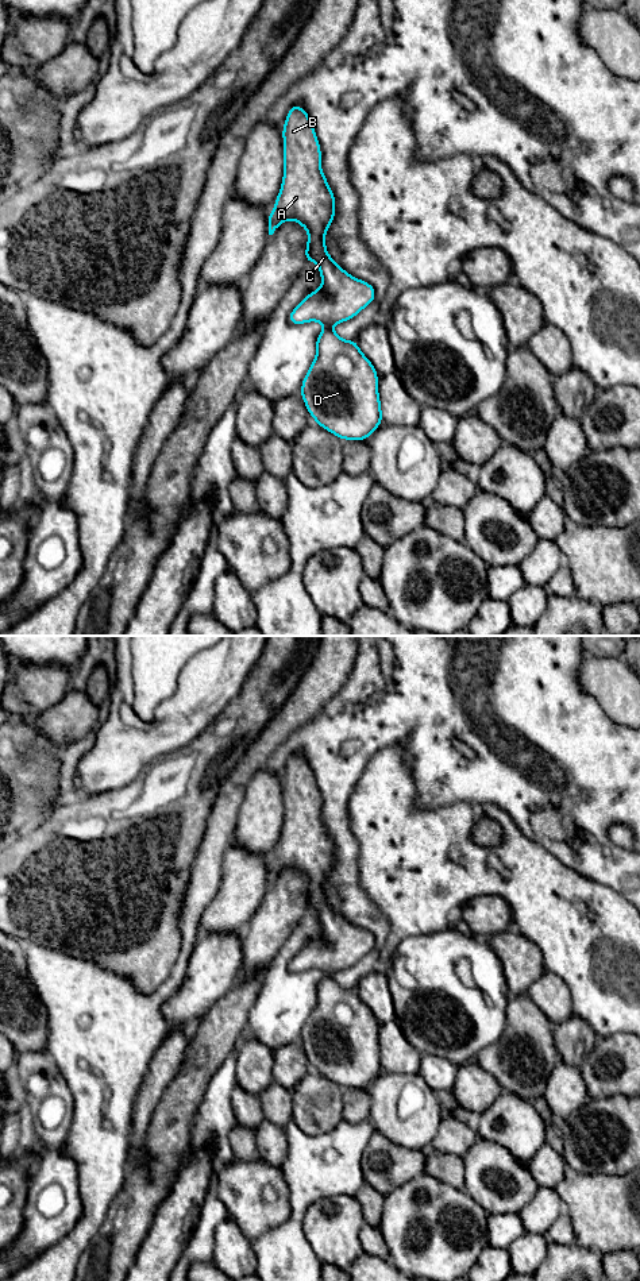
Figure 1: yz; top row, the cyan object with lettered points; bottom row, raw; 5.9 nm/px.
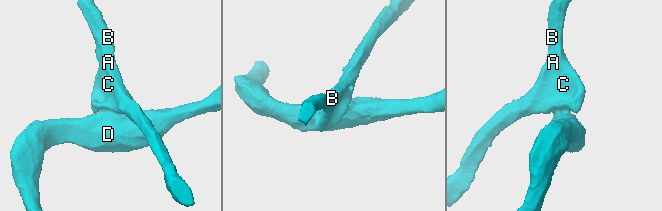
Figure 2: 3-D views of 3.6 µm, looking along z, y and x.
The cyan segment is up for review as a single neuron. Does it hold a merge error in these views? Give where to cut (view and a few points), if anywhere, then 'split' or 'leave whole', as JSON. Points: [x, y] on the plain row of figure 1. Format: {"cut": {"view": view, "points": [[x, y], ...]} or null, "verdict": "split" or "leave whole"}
{"cut": {"view": "yz", "points": [[326, 973], [330, 976]]}, "verdict": "split"}

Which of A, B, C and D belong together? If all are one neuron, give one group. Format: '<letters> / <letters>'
A B C / D

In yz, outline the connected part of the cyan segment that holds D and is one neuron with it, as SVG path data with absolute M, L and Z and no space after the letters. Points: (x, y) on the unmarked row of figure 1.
M325 975L316 987L316 1004L302 1027L300 1043L309 1064L316 1072L342 1088L367 1088L382 1072L381 1046L378 1042L378 1020L373 1011L359 998L356 988L344 988L329 975Z

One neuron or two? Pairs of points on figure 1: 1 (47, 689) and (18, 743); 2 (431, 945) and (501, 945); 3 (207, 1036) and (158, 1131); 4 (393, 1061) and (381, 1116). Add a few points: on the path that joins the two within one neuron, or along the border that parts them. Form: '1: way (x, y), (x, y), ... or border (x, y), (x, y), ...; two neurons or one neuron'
1: border (19, 713), (34, 718); two neurons
2: border (488, 944), (500, 961), (504, 973); two neurons
3: way (201, 1060), (189, 1087), (170, 1107); one neuron
4: border (382, 1071), (416, 1075); two neurons

